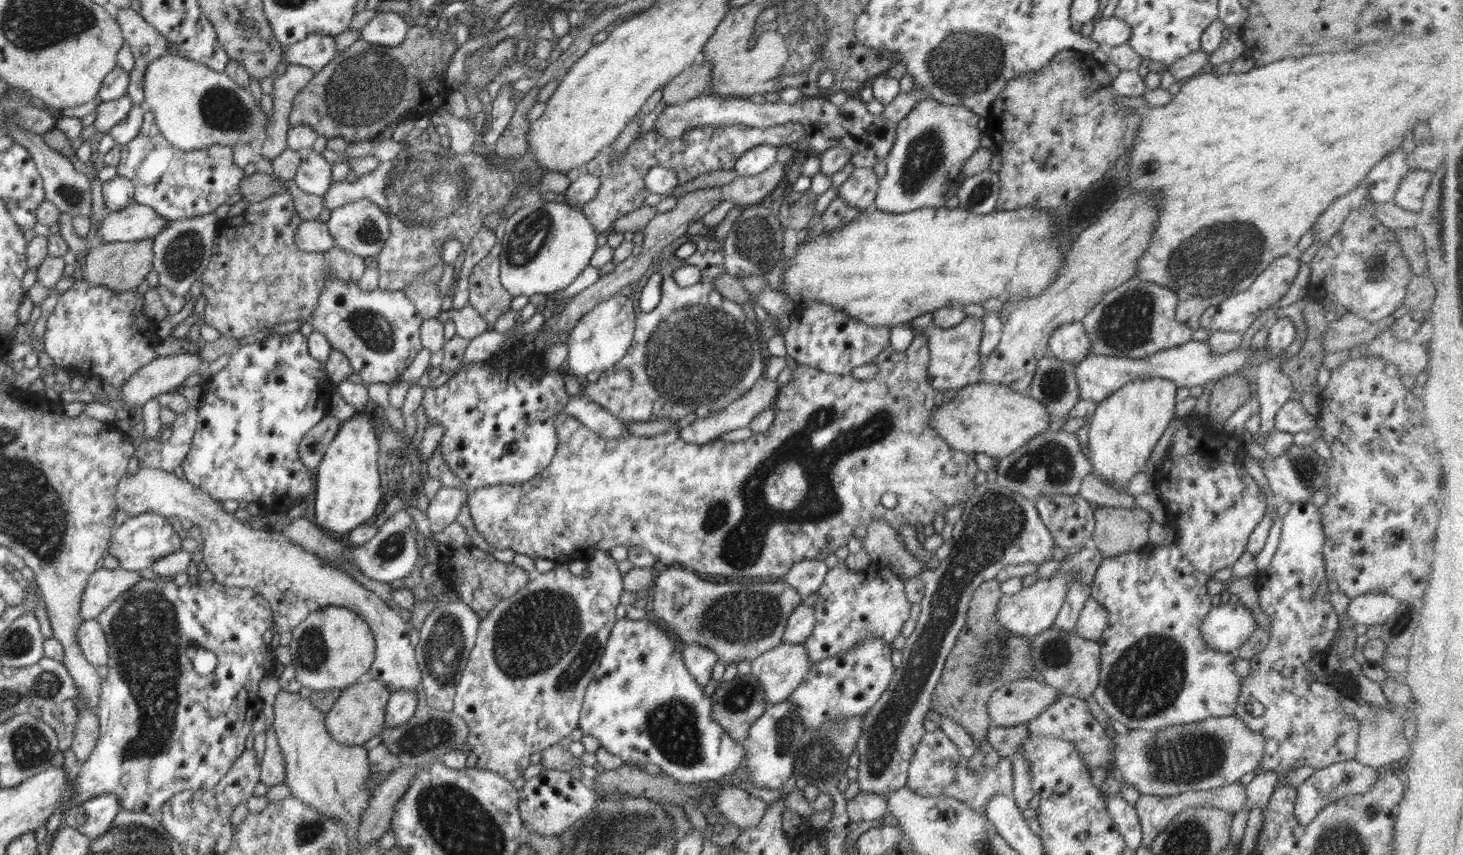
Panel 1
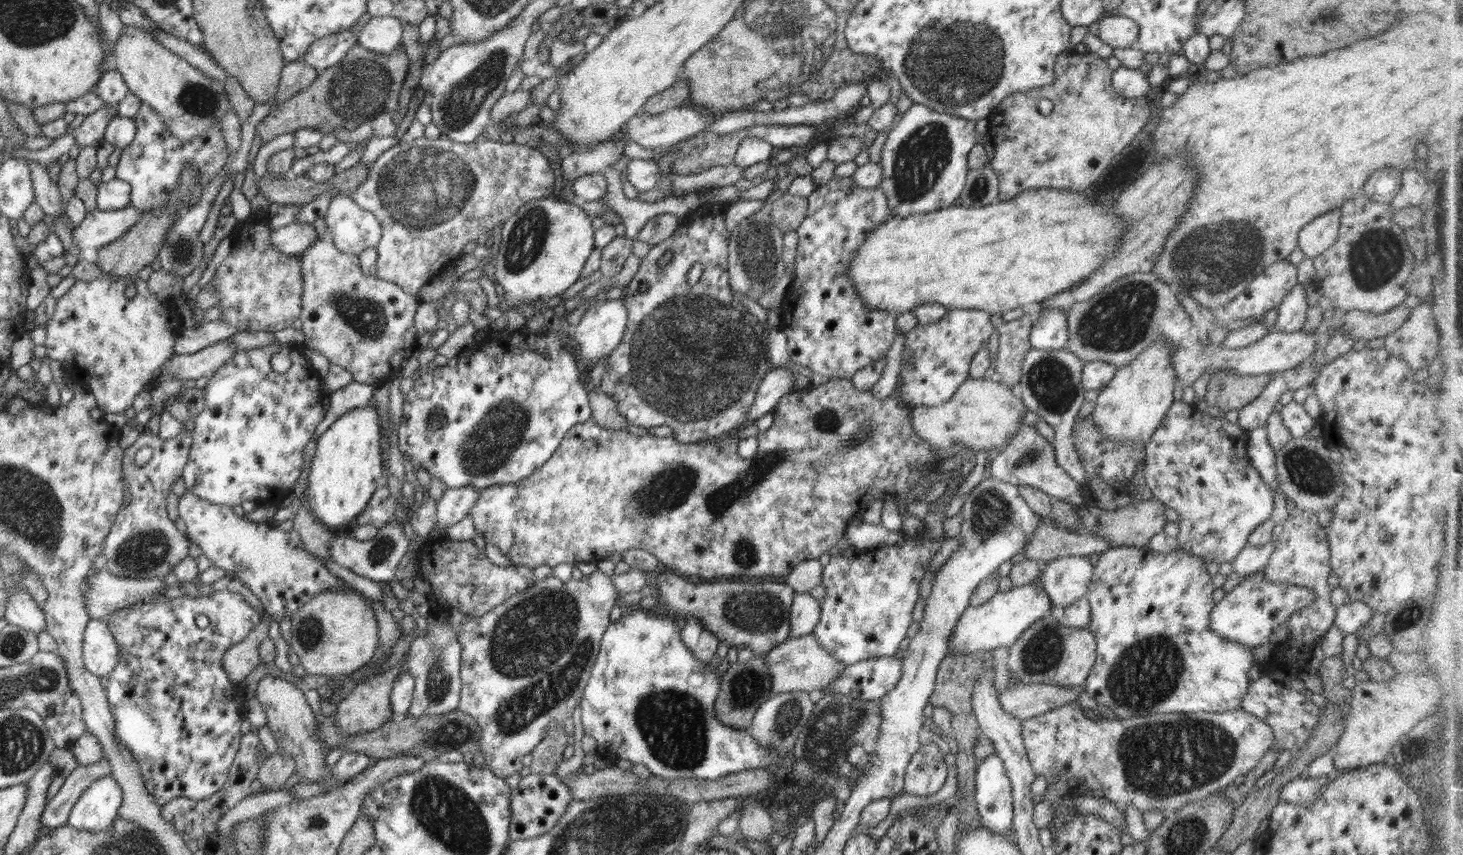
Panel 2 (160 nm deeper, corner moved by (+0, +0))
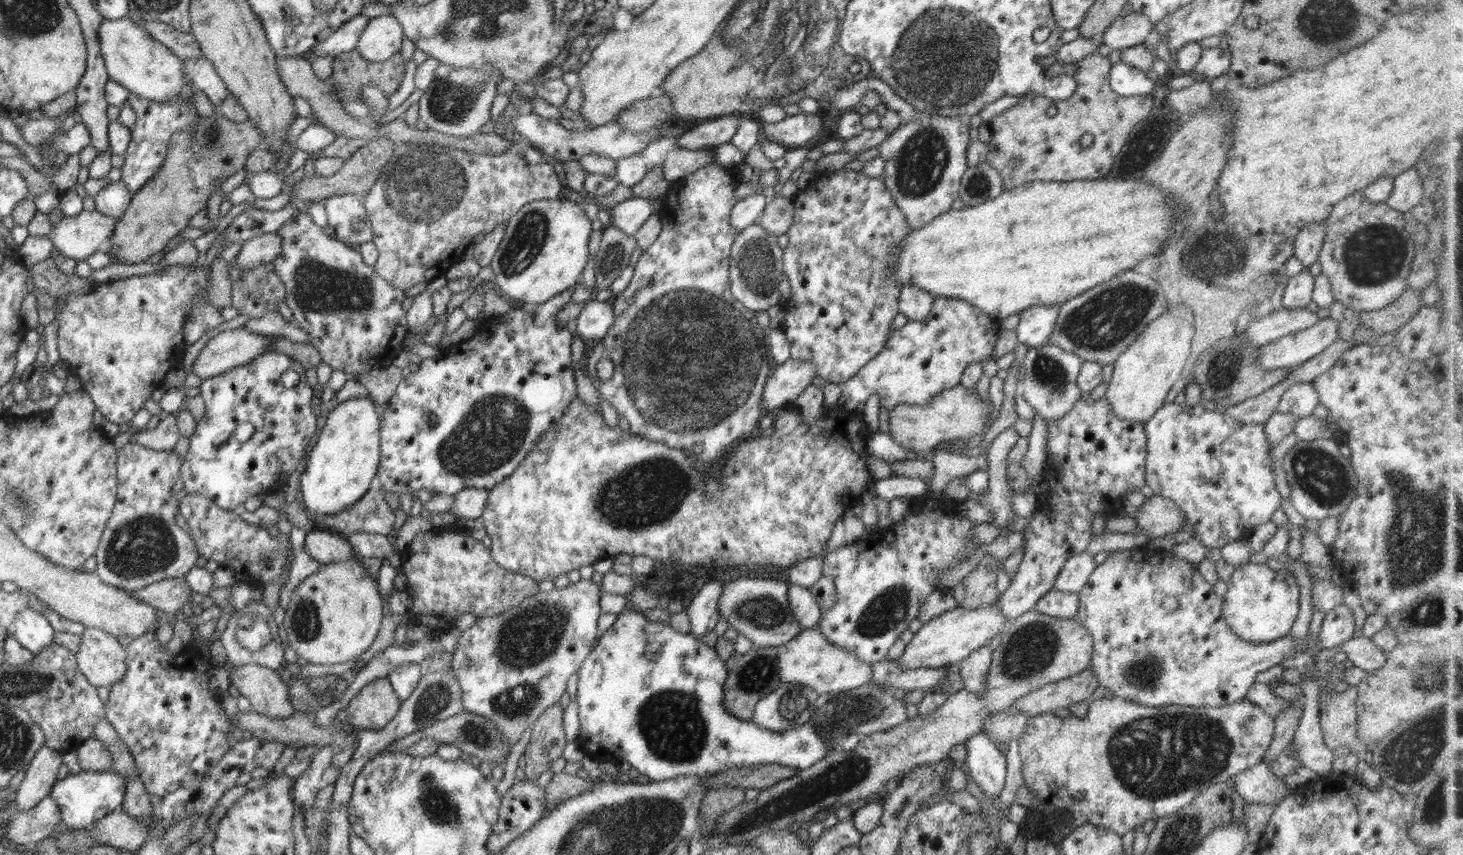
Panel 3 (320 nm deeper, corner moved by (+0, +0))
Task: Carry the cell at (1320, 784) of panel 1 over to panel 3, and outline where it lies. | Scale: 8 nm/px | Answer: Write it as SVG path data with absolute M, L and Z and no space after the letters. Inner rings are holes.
M1264 760L1252 768L1235 774L1233 779L1233 790L1238 792L1238 796L1245 802L1269 805L1276 800L1282 800L1295 789L1282 778L1272 774Z

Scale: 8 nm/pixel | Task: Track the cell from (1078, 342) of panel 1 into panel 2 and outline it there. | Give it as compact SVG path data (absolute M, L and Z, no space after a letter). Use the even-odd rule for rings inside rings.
M1042 309L1032 323L1030 346L1038 350L1062 350L1068 345L1067 315L1060 309Z

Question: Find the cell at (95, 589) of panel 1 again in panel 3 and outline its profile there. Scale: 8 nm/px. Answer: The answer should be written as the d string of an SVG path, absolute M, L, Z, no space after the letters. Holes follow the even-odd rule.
M182 577L162 580L144 589L128 591L128 594L169 617L176 616L184 604L192 600L191 590Z

